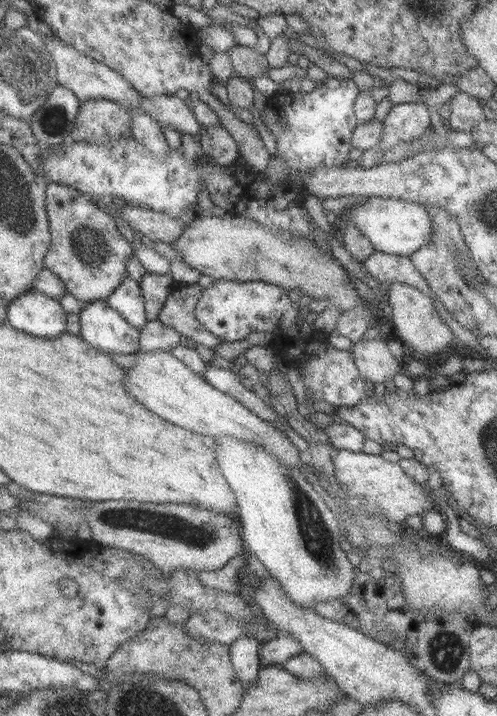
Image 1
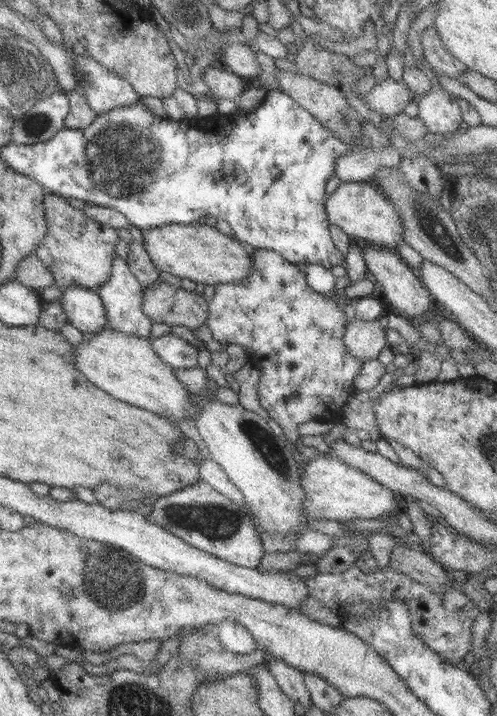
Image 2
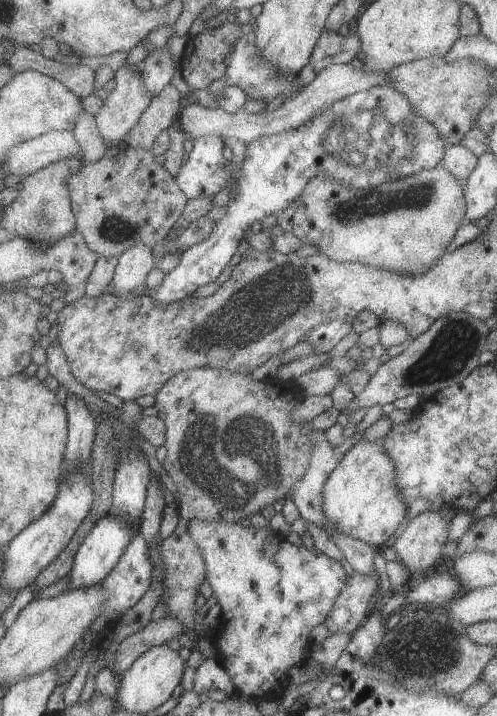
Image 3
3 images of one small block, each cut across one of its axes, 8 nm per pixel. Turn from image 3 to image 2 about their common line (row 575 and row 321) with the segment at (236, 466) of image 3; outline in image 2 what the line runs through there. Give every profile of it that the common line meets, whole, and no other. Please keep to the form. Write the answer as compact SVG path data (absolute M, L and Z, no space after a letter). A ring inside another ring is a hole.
M160 280L143 288L142 311L152 322L186 326L192 332L207 321L209 303L196 291L188 291Z

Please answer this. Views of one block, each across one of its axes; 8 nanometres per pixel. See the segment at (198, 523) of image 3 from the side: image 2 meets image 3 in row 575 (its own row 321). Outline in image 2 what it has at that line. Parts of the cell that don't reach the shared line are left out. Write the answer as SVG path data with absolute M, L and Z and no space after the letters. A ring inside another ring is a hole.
M254 249L252 272L244 278L214 285L214 297L209 302L206 326L221 344L235 344L250 349L249 362L254 362L261 373L259 381L259 402L270 418L280 425L289 442L298 444L298 426L316 418L336 420L342 418L347 398L357 391L354 378L363 363L348 353L343 342L346 333L344 308L338 306L333 297L320 294L308 286L306 274L295 264L284 260L277 252L268 249Z

